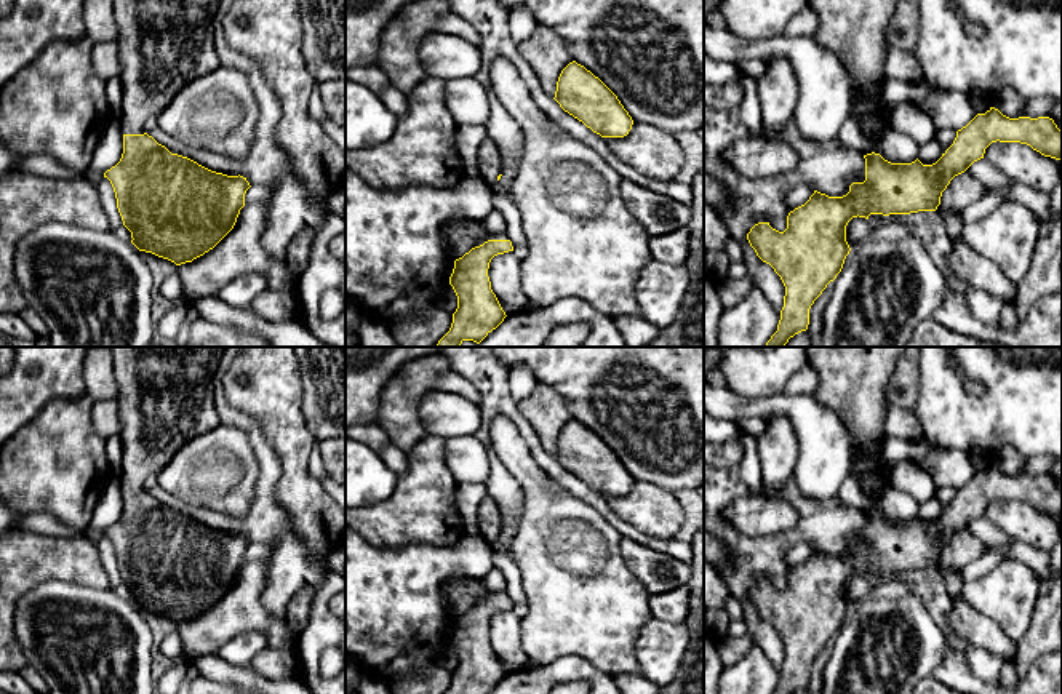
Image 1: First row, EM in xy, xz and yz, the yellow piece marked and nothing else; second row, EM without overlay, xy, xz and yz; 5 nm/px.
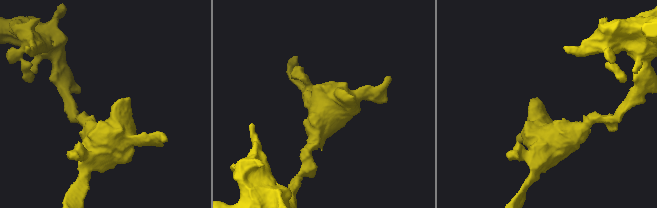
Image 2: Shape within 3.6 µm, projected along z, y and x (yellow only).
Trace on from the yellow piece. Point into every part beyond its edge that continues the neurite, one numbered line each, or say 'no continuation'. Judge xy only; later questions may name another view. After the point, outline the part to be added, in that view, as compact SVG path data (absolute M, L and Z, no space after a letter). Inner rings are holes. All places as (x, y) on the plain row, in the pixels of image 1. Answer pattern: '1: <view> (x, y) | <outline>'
1: xy (165, 398) | M109 347L118 385L123 443L122 493L144 493L144 483L195 437L219 425L213 379L226 347Z

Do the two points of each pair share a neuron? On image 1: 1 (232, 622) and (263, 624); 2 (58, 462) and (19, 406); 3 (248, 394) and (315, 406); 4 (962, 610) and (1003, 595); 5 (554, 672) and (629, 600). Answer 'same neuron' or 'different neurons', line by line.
1: same neuron
2: different neurons
3: different neurons
4: different neurons
5: different neurons

